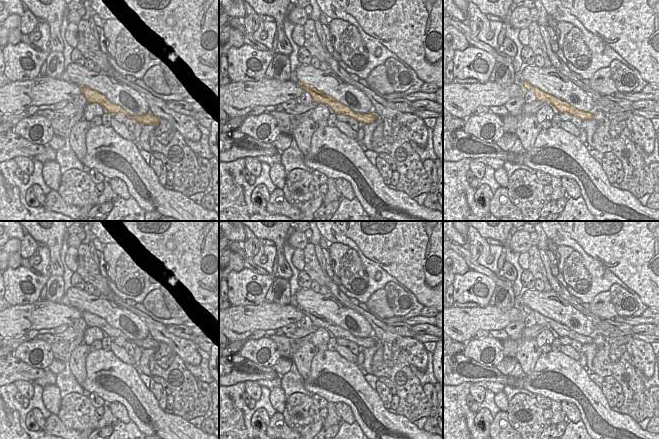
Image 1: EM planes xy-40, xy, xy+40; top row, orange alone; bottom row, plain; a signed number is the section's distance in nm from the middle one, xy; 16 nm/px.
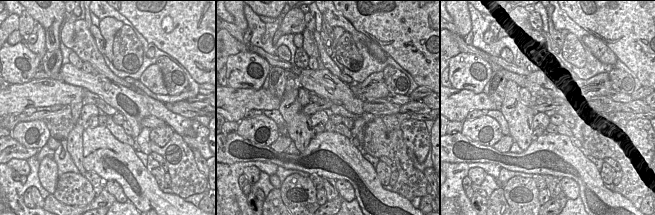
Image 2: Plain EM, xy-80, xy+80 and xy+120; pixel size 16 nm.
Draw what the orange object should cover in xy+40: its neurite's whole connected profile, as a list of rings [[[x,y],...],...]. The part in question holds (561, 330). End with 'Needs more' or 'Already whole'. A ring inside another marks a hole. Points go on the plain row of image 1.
[[[522,295],[515,297],[514,307],[521,311],[524,311],[526,314],[533,314],[536,324],[549,324],[551,329],[553,329],[559,335],[559,337],[564,337],[564,336],[569,337],[572,340],[580,342],[582,345],[590,344],[593,342],[593,335],[583,336],[577,334],[575,331],[571,330],[567,326],[557,323],[556,321],[547,318],[541,315],[540,313],[532,310],[531,308],[527,307],[522,300]]]. Needs more.

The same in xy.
[[[292,296],[290,298],[289,305],[296,307],[304,316],[308,316],[314,326],[322,327],[326,330],[331,331],[335,338],[346,338],[347,340],[356,343],[358,346],[363,346],[365,348],[373,347],[376,344],[376,340],[372,337],[356,337],[352,335],[349,331],[333,323],[331,320],[316,314],[314,311],[308,308],[303,308],[302,306],[299,306],[296,300],[296,296]]]. Needs more.

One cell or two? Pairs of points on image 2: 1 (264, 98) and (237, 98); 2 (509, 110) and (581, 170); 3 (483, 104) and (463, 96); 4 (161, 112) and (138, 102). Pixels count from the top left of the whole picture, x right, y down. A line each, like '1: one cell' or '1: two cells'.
1: one cell
2: two cells
3: one cell
4: two cells

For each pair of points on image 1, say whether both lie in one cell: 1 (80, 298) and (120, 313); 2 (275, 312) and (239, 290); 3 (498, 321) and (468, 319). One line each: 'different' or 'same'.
1: same
2: different
3: same

